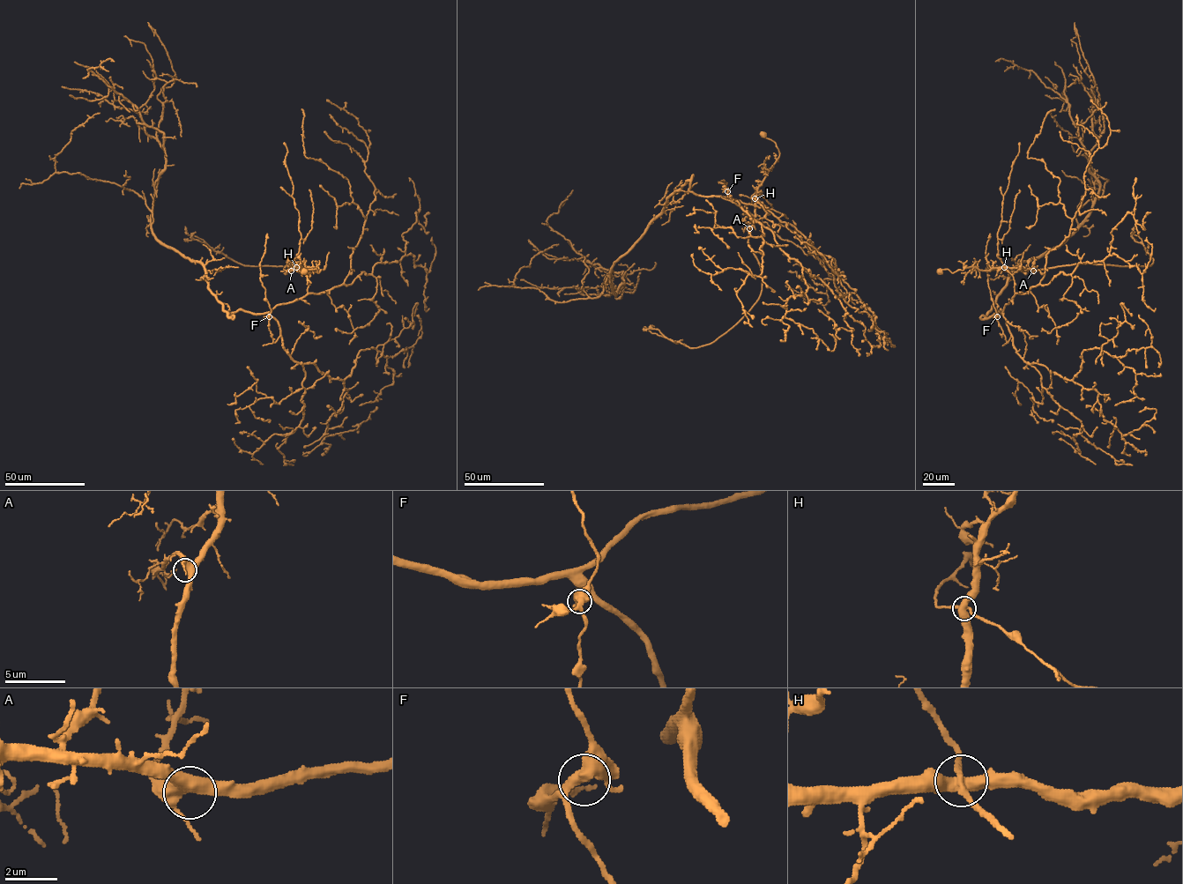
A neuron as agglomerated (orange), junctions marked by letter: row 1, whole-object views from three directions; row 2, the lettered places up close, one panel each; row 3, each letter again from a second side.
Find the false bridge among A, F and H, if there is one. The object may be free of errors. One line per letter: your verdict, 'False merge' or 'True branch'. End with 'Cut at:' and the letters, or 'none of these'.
A: True branch
F: True branch
H: False merge
Cut at: H

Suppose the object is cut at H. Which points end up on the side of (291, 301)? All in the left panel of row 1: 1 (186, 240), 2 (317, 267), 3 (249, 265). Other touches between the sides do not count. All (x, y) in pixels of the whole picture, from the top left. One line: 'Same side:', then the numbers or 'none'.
Same side: none

